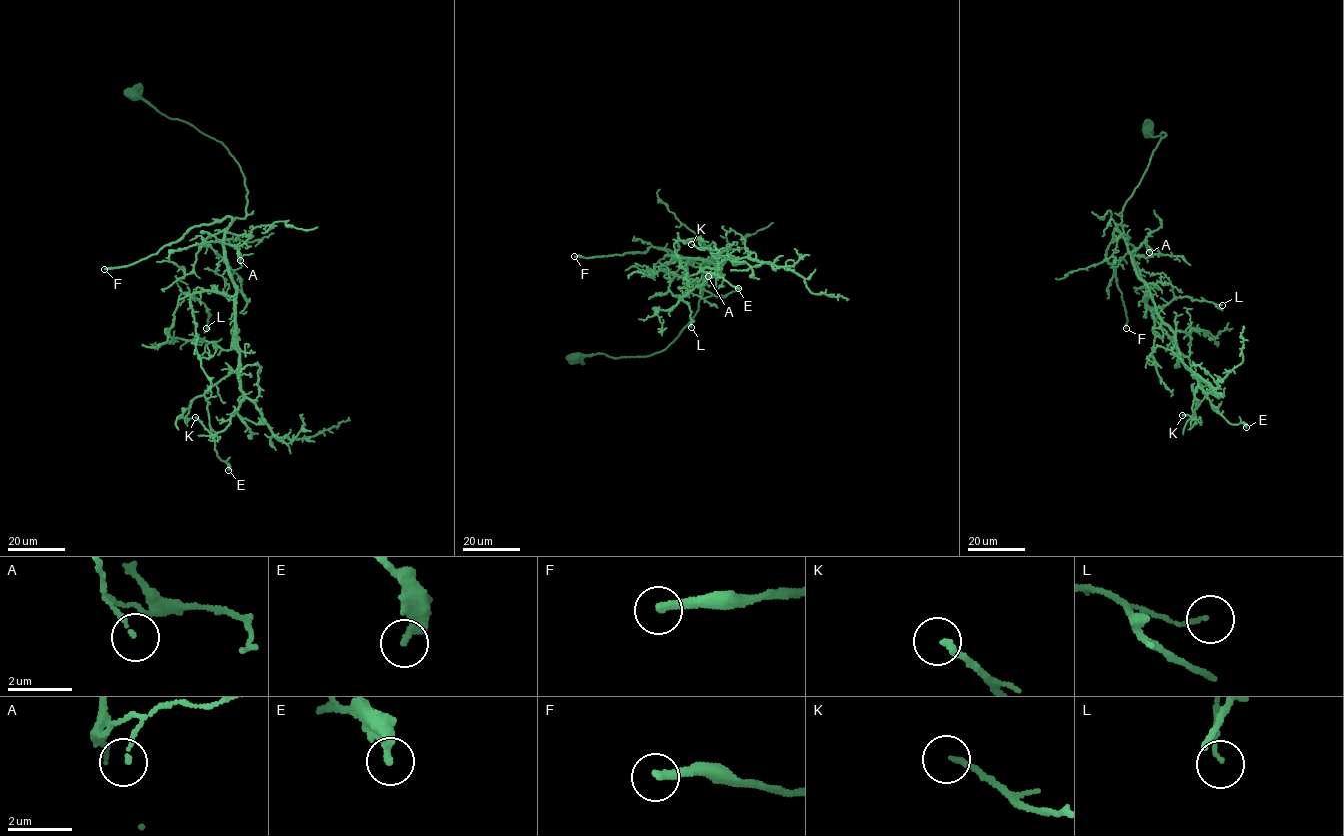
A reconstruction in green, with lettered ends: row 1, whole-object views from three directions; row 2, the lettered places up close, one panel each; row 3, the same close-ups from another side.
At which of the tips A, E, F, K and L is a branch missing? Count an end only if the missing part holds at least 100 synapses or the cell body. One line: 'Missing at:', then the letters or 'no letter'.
Missing at: F

